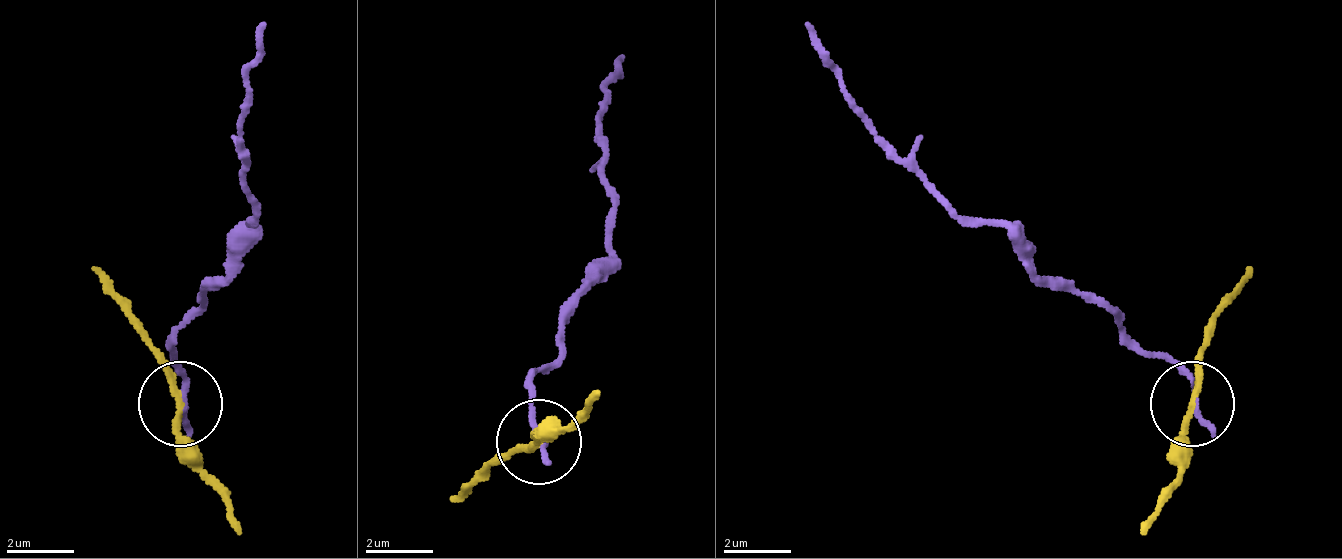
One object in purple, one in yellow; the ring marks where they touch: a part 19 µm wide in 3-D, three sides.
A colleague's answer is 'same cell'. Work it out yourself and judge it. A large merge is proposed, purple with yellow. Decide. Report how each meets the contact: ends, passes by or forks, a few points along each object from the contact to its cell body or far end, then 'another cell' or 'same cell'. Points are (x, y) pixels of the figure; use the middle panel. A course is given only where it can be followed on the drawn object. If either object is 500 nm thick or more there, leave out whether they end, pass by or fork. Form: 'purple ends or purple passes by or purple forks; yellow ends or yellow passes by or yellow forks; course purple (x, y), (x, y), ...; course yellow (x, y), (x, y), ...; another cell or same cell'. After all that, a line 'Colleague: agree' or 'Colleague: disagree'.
purple passes by; yellow passes by; course purple (541, 444), (532, 376), (558, 359), (566, 300), (608, 249), (600, 105), (625, 54); course yellow (541, 444), (507, 452), (448, 503); another cell
Colleague: disagree

